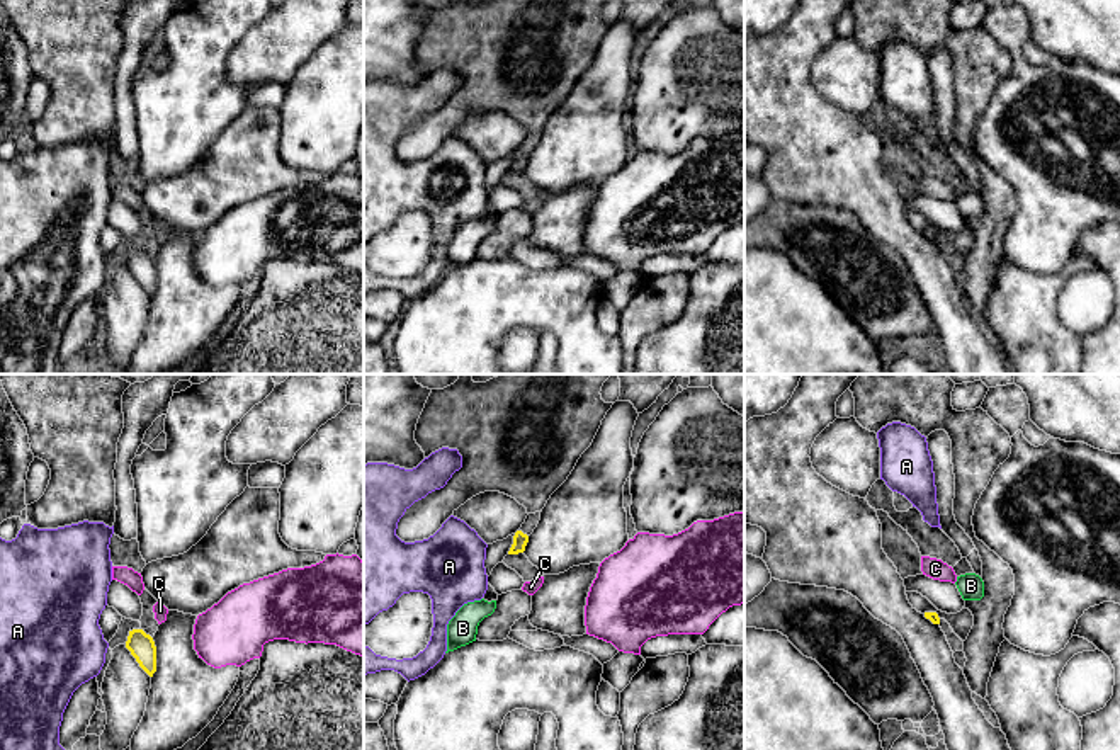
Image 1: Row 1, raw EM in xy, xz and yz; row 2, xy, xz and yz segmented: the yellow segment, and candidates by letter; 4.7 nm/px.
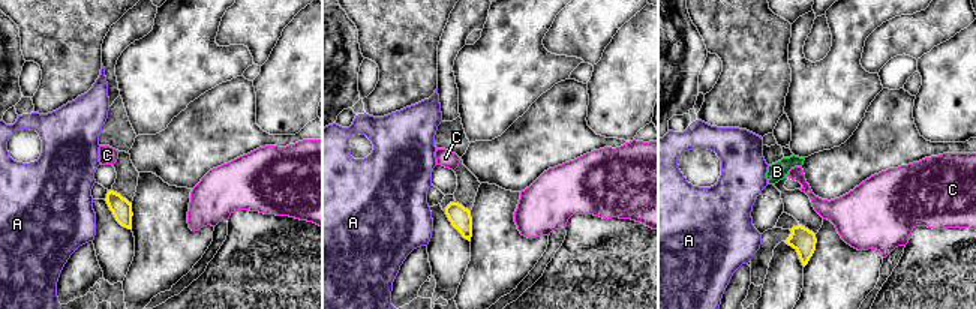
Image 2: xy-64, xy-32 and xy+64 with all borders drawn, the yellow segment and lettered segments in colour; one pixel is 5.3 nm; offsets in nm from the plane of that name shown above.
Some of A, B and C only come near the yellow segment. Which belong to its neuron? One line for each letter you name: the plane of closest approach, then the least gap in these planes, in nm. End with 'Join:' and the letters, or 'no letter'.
Join: no letter

